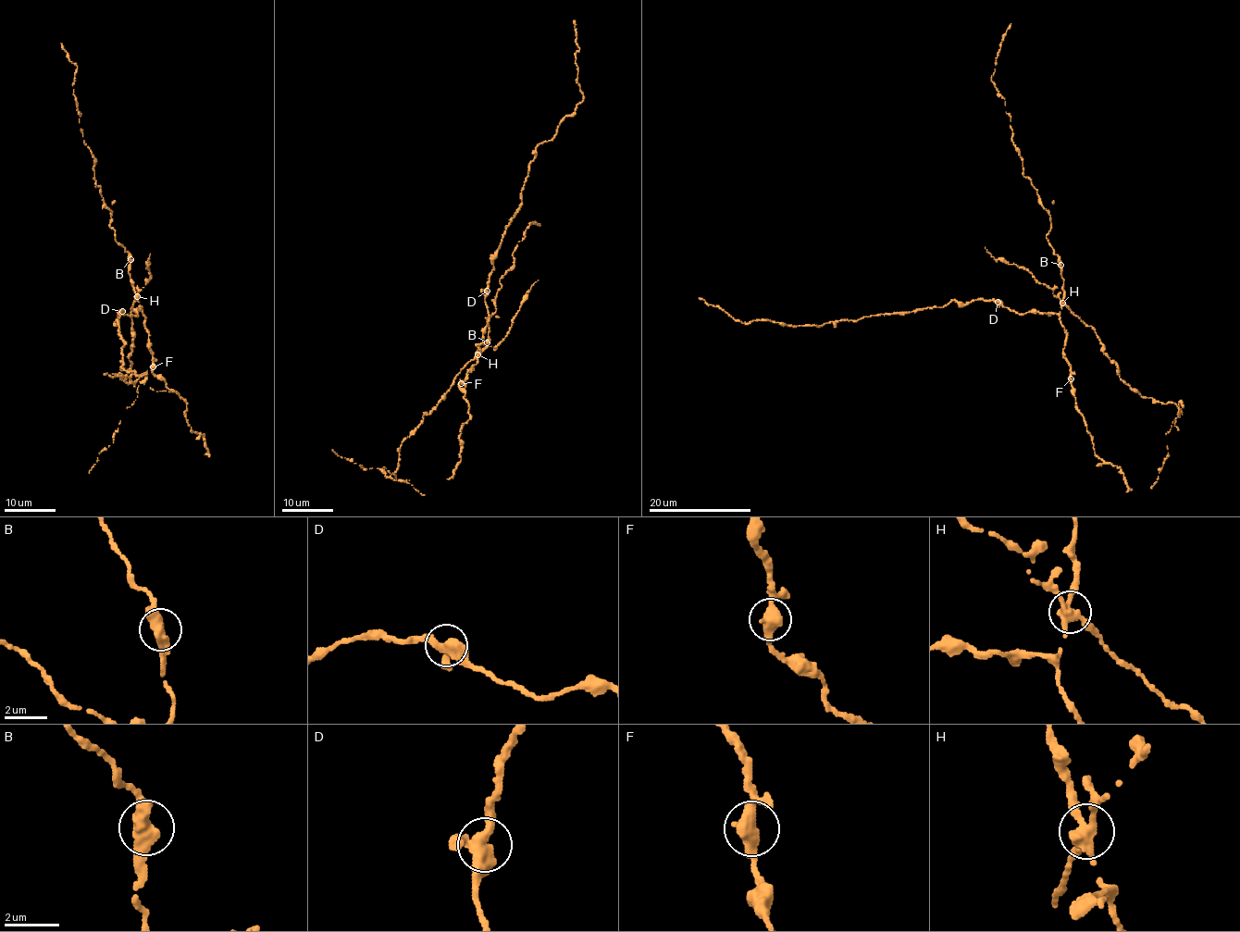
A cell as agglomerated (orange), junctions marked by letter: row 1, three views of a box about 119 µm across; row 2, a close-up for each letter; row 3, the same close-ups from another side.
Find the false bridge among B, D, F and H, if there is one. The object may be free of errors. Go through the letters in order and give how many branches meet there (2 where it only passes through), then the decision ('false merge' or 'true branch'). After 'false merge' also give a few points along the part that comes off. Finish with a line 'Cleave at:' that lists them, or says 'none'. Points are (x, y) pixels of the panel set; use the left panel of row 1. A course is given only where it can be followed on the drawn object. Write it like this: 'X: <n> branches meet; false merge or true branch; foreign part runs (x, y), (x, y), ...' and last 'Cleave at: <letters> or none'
B: 2 branches meet; true branch
D: 3 branches meet; true branch
F: 3 branches meet; true branch
H: 3 branches meet; false merge
Cleave at: H

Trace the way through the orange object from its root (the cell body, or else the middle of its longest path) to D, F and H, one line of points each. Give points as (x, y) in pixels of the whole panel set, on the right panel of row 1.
D: (1023, 314), (1010, 311), (998, 302)
F: (1023, 314), (1053, 313), (1060, 317), (1066, 331), (1063, 357), (1070, 366), (1071, 379)
H: (1023, 314), (1060, 313), (1062, 304)

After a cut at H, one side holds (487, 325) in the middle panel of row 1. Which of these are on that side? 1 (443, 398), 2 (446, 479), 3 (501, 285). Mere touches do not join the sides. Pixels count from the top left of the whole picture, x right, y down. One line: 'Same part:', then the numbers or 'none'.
Same part: 2, 3

